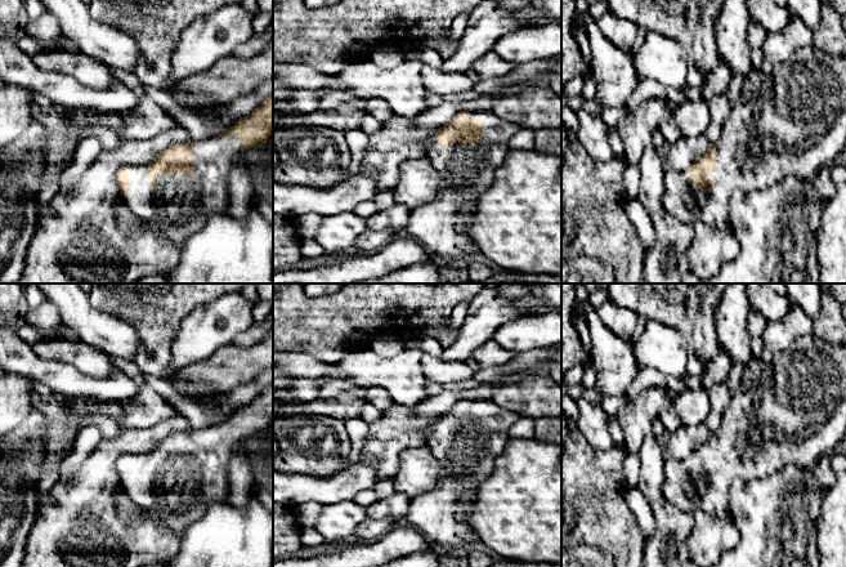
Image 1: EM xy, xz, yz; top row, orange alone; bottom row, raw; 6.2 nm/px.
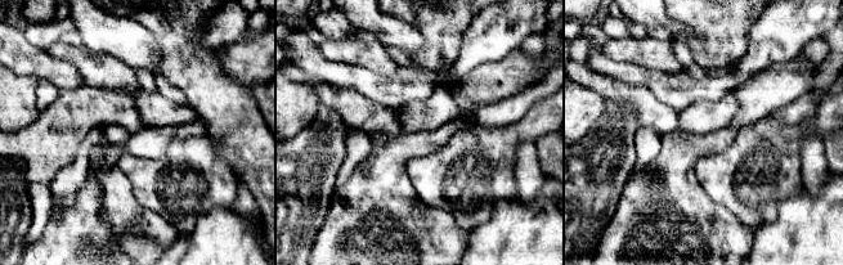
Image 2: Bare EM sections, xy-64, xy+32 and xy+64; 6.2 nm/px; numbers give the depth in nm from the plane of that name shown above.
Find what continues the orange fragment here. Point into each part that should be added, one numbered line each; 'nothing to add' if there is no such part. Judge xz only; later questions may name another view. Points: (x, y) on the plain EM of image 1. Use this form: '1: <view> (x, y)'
1: xz (465, 459)

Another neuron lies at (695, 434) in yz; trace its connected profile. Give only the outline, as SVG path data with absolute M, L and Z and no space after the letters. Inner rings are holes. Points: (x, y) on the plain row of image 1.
M704 424L700 425L680 425L671 433L668 448L671 457L685 460L700 443L706 442L710 430Z

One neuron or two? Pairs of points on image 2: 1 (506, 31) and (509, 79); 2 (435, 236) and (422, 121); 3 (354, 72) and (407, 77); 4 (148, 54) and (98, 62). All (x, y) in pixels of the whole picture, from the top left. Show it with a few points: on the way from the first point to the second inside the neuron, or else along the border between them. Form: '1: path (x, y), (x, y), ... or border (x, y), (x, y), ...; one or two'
1: border (516, 48), (497, 61), (484, 62), (479, 66); two
2: border (452, 120), (435, 129), (406, 134); two
3: path (367, 82), (394, 84); one
4: border (89, 48), (97, 52), (106, 52), (133, 70); two

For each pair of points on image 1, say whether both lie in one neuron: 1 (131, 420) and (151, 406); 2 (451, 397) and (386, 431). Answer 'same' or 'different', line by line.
1: same
2: same

